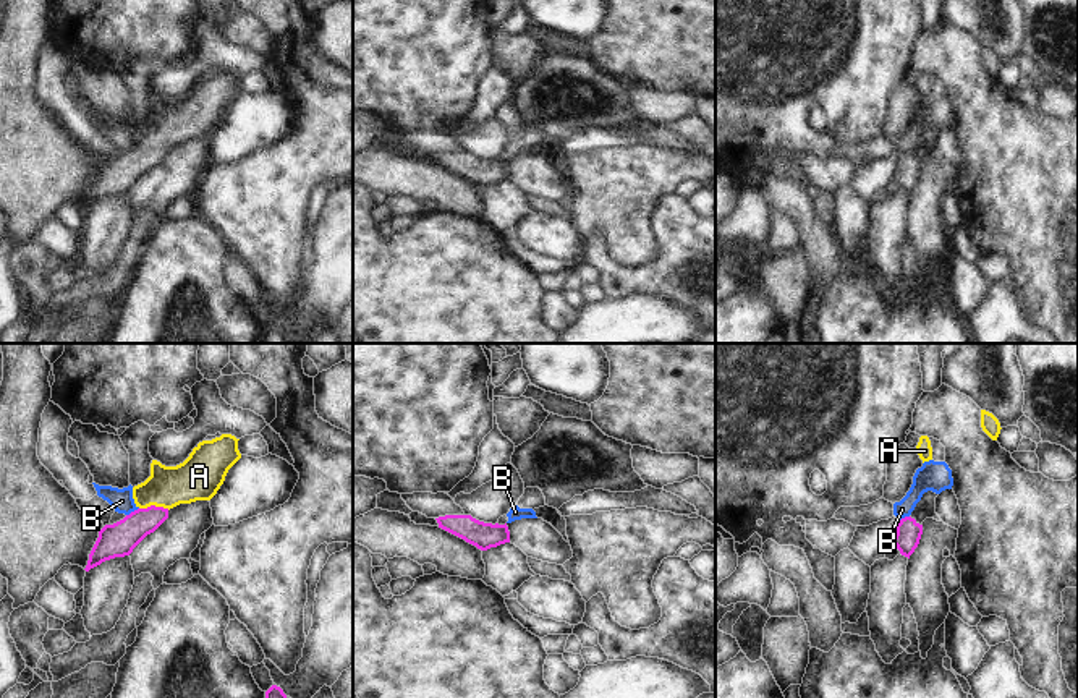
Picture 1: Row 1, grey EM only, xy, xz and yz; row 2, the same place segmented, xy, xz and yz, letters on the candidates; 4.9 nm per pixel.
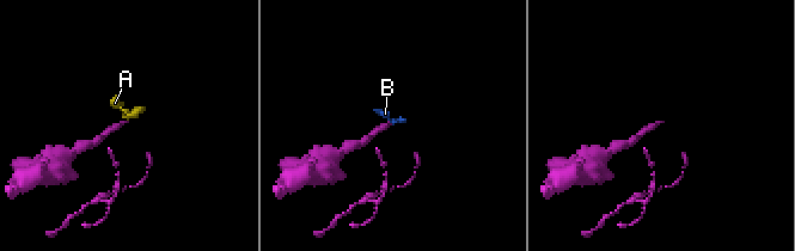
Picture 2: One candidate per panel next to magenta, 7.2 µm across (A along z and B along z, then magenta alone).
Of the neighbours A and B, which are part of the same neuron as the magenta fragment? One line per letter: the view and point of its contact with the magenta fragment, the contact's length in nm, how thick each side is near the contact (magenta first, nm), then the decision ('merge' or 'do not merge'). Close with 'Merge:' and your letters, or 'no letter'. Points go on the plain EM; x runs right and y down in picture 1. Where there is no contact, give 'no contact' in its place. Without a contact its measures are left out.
A: xy (154, 143) | 150 nm | 170/220 nm | merge
B: xy (131, 149) | 80 nm | 170/110 nm | do not merge
Merge: A

